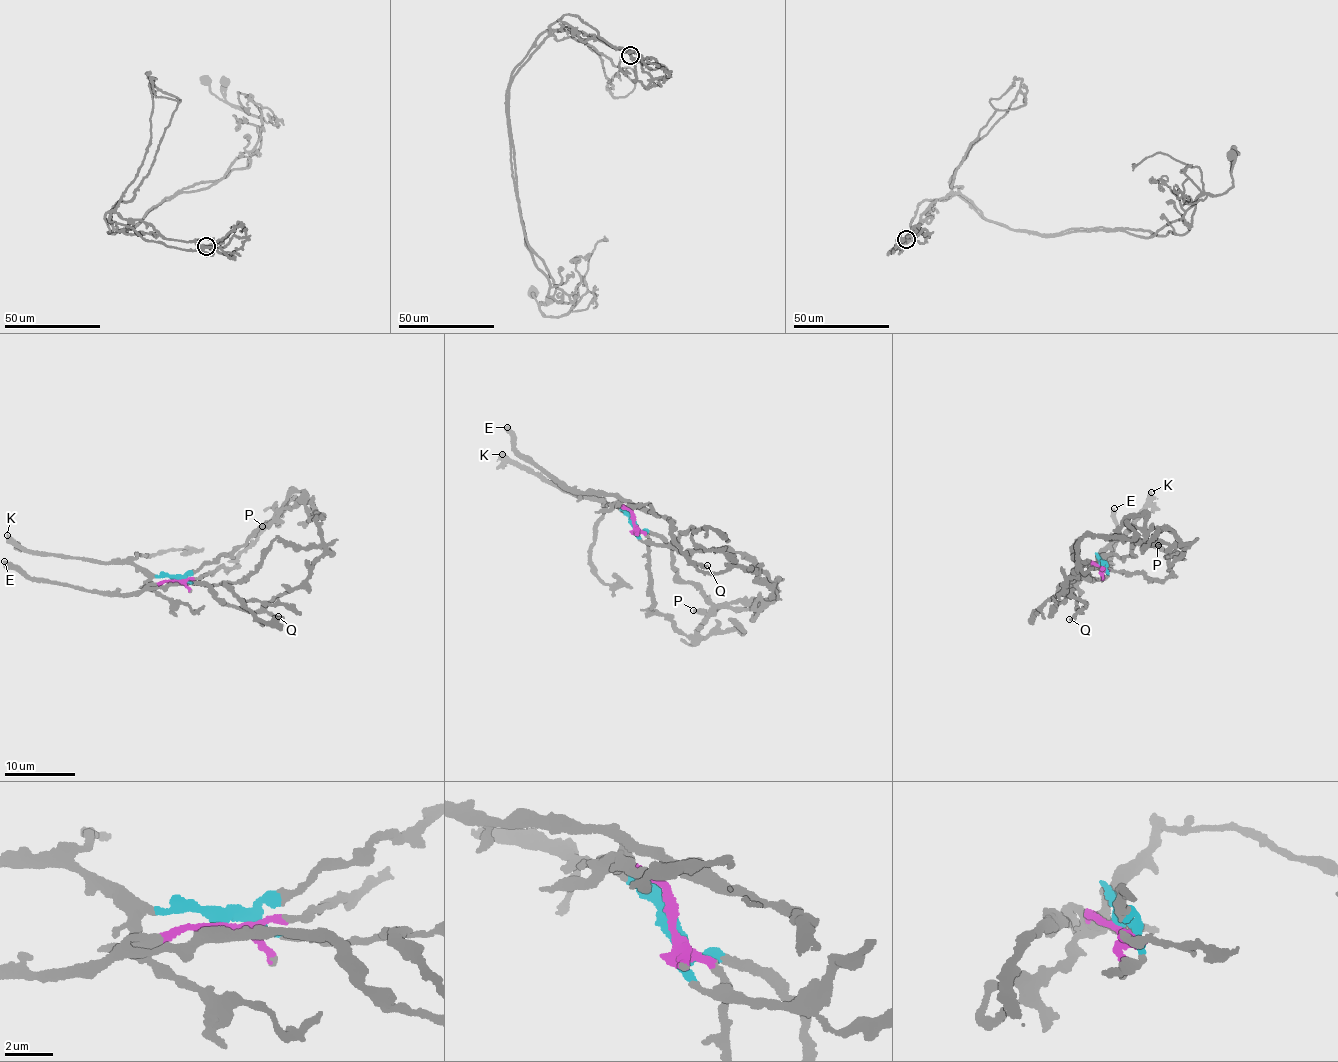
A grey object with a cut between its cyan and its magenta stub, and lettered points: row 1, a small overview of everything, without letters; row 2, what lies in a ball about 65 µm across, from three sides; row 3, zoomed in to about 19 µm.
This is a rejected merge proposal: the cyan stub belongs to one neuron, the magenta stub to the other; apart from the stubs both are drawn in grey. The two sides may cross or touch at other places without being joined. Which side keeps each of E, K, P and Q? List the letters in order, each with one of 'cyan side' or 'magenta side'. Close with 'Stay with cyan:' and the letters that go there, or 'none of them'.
E: magenta side
K: cyan side
P: cyan side
Q: magenta side
Stay with cyan: K, P

